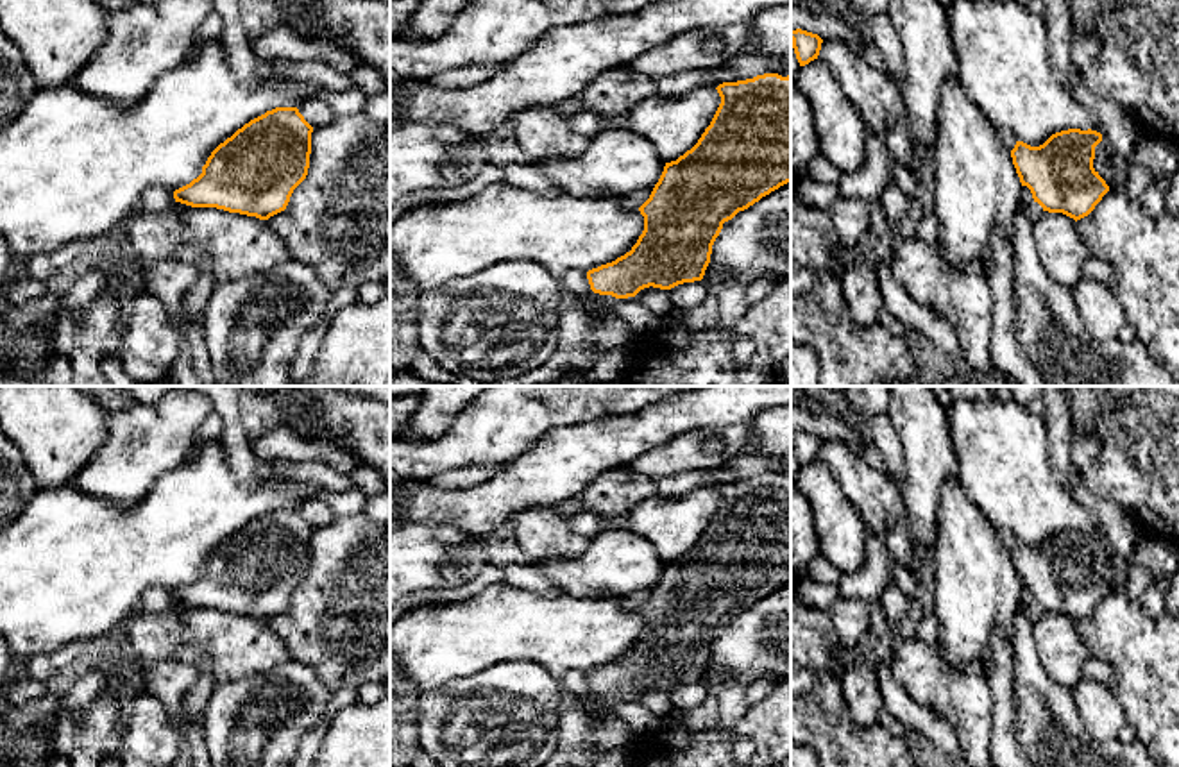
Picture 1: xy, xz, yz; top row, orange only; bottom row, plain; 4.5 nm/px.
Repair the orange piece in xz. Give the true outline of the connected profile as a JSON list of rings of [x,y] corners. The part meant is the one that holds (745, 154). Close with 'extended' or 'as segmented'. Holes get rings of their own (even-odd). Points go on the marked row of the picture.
[[[764,73],[753,79],[723,82],[717,88],[721,104],[698,143],[676,161],[666,163],[649,198],[639,207],[644,231],[630,252],[612,263],[587,272],[590,293],[573,302],[587,300],[596,313],[614,313],[617,299],[635,297],[644,288],[671,290],[683,282],[701,281],[710,263],[712,245],[723,223],[748,209],[762,197],[791,182],[791,75]]] | extended

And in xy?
[[[297,107],[267,111],[220,143],[202,166],[202,173],[175,190],[174,198],[191,207],[216,207],[268,220],[286,209],[293,190],[308,175],[311,132],[313,127]]] | as segmented

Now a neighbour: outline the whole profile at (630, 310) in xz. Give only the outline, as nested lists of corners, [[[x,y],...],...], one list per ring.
[[[635,297],[617,299],[614,313],[623,318],[637,334],[658,334],[664,322],[644,308]]]

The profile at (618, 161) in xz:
[[[630,127],[599,131],[589,138],[587,150],[578,157],[535,164],[562,193],[623,198],[653,190],[664,166],[653,143]]]

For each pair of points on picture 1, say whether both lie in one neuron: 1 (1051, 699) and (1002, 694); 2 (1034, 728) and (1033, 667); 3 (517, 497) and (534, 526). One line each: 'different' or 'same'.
1: different
2: same
3: different

